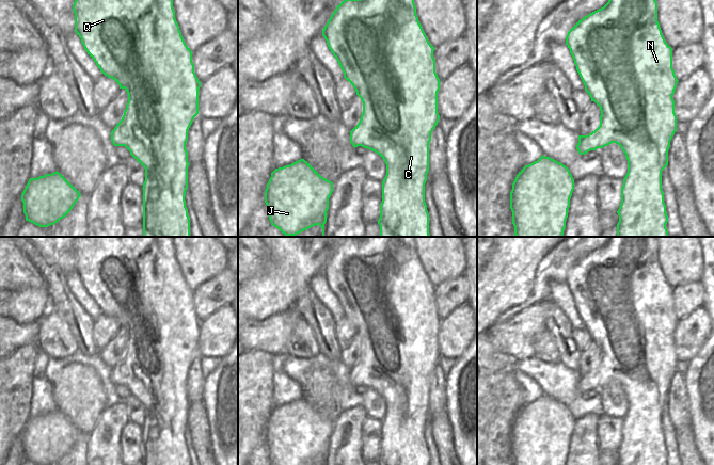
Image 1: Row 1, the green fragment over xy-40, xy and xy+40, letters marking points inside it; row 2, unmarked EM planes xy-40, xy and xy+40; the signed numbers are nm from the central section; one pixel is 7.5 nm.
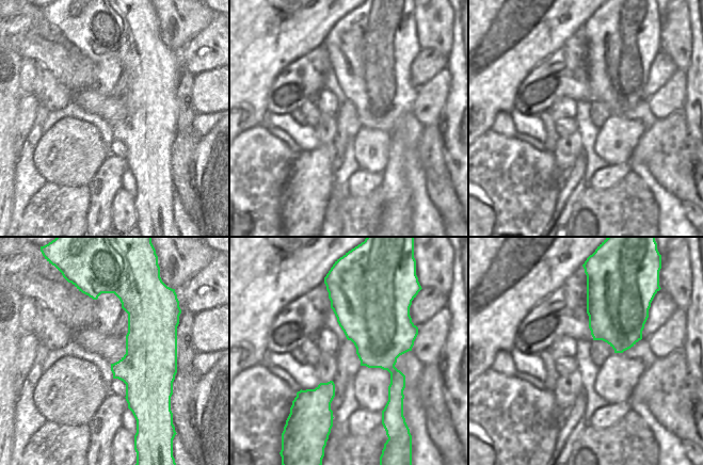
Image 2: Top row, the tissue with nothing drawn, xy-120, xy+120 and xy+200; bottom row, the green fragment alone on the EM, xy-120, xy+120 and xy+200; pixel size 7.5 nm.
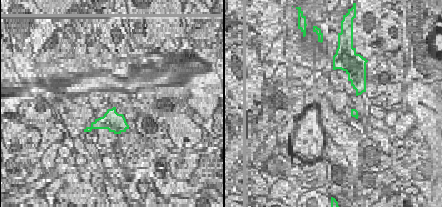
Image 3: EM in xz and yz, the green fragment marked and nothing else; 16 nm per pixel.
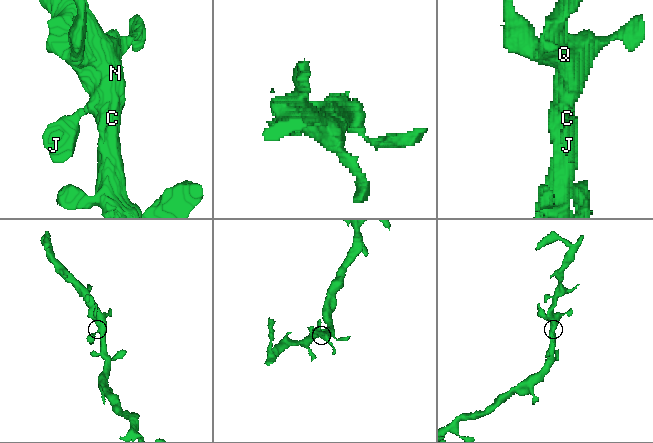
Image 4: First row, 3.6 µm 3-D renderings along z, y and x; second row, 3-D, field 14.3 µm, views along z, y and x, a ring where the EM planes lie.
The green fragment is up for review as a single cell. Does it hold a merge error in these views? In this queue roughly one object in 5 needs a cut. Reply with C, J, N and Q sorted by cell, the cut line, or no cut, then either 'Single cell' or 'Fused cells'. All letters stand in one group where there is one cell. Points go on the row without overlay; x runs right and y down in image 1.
Groups: C J N Q. No split. Single cell

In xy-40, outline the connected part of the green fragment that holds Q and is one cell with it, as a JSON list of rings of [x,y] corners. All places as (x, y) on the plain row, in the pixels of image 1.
[[[77,237],[73,243],[75,252],[75,271],[81,277],[81,282],[88,293],[94,299],[100,310],[108,317],[112,317],[120,327],[125,327],[128,333],[128,341],[122,358],[111,370],[111,380],[114,385],[125,385],[130,394],[145,407],[145,420],[143,422],[143,465],[190,465],[190,456],[186,446],[186,430],[188,428],[188,369],[199,353],[199,328],[201,321],[194,311],[192,290],[186,284],[179,264],[175,258],[173,237]]]

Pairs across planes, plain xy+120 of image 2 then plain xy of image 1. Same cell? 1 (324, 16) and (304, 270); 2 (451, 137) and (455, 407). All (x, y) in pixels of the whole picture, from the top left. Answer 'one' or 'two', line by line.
1: one
2: one

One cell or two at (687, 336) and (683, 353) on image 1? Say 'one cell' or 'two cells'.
one cell

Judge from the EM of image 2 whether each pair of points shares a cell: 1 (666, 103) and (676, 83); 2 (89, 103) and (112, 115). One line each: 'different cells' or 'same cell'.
1: same cell
2: same cell

